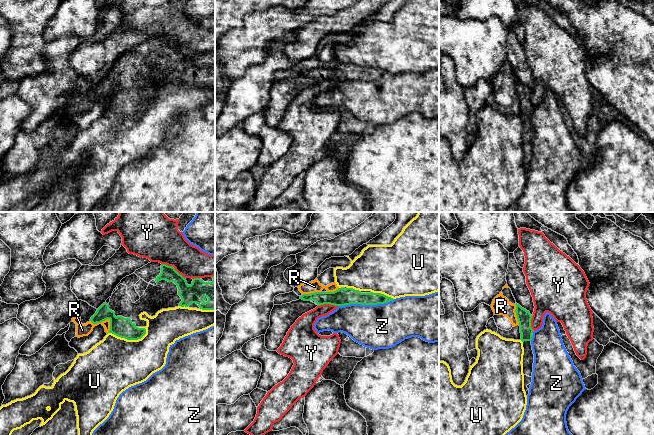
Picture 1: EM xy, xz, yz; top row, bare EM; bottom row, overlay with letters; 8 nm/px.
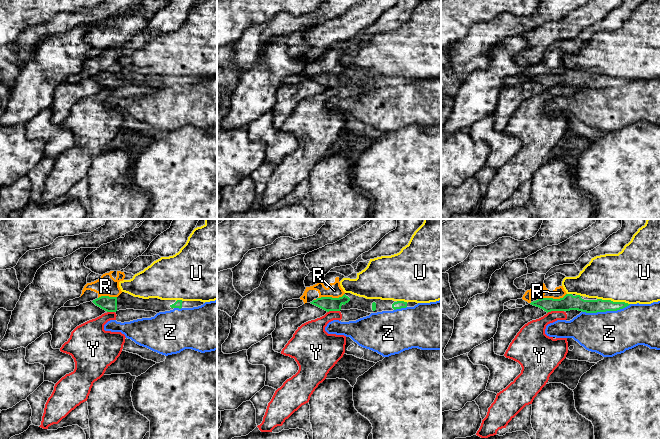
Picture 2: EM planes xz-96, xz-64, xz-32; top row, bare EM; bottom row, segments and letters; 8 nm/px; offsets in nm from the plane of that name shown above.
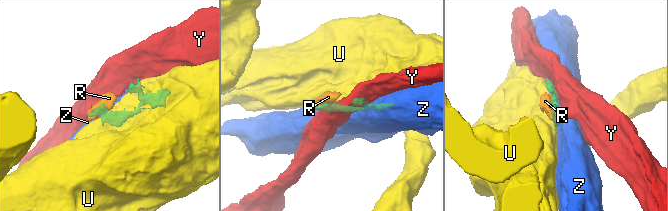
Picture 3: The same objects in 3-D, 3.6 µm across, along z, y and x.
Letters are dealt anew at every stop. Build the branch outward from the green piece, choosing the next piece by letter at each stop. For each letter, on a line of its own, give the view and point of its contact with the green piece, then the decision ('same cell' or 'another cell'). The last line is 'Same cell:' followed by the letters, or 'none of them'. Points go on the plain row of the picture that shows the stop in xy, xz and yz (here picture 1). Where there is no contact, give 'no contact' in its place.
R: meets green in xy at (105, 95); another cell
U: meets green in xy at (128, 115); another cell
Y: meets green in xy at (173, 43); another cell
Z: meets green in xz at (366, 80); another cell
Same cell: none of them

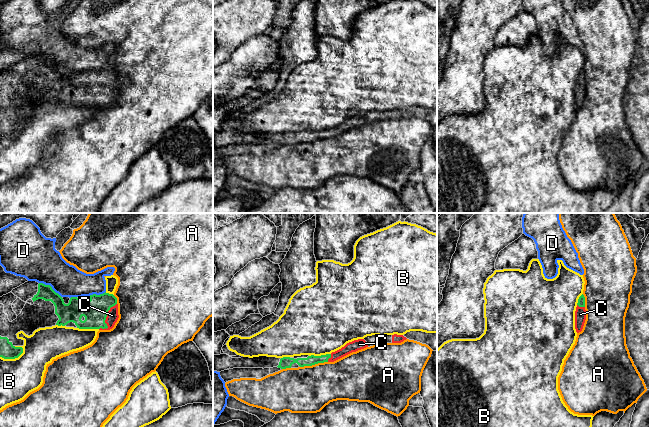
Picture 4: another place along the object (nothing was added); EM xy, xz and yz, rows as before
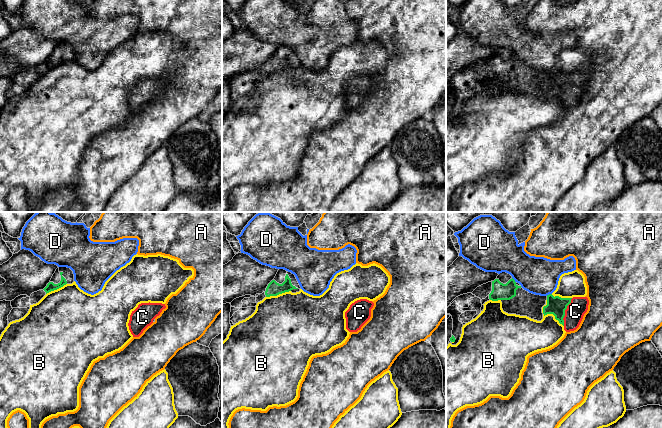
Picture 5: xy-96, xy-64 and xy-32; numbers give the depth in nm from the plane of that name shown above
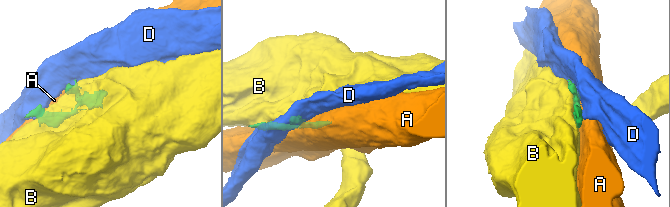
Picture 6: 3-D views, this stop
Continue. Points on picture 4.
A: meets green in xz at (313, 140); another cell
B: meets green in xy at (13, 134); another cell
C: meets green in xy at (105, 95); same cell
D: meets green in xy at (50, 62); another cell
Same cell: C

